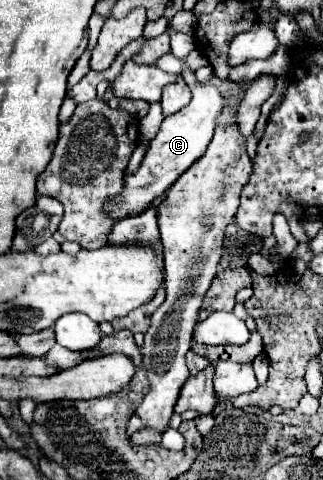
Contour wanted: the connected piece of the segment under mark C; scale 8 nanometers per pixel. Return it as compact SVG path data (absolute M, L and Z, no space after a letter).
M181 72L184 82L192 92L192 100L188 106L178 110L176 114L164 118L156 138L150 142L150 148L138 168L136 174L124 176L124 192L120 194L120 204L112 204L108 212L116 216L116 220L130 216L132 212L140 212L140 208L148 208L154 200L162 198L164 192L206 152L216 128L216 118L226 110L226 98L214 84L200 84L192 72Z

